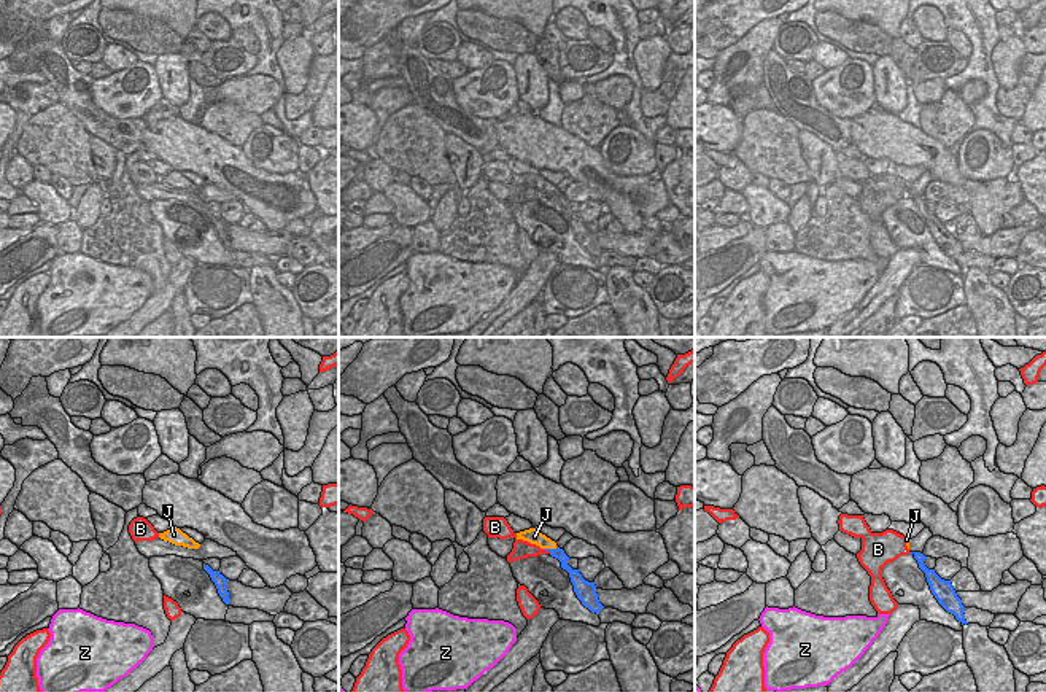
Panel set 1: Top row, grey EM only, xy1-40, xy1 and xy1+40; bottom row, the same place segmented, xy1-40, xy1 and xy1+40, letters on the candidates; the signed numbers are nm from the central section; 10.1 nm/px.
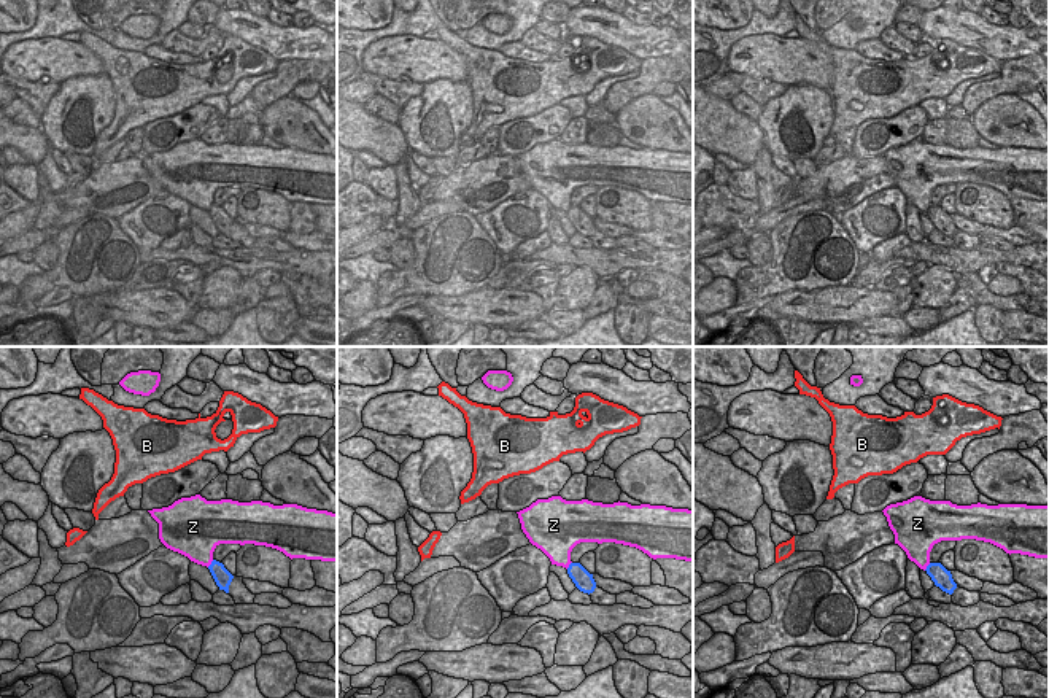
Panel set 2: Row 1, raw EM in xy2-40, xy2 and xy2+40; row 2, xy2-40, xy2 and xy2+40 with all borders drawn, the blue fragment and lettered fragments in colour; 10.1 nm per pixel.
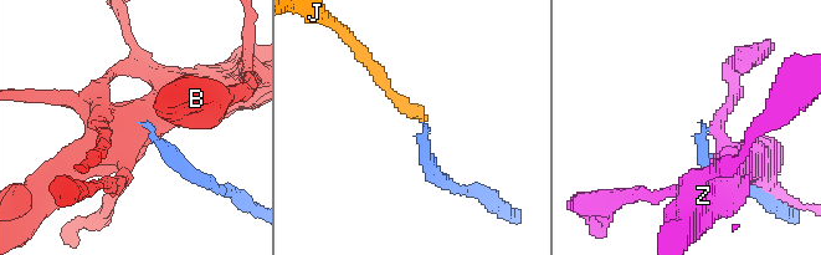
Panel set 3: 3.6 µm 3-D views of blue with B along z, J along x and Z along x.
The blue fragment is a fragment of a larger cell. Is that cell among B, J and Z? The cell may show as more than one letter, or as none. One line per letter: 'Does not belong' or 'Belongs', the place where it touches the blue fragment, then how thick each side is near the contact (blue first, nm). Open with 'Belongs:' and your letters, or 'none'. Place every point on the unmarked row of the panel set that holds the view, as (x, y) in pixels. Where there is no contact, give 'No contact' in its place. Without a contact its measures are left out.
Belongs: J
B: Does not belong. Touches blue at xy1 (547, 194). Thickness 100 nm (blue) against 190 nm
J: Belongs. Touches blue at xy1 (550, 193). Thickness 100 nm (blue) against 160 nm
Z: Does not belong. Touches blue at xy2-40 (212, 207). Thickness 180 nm (blue) against 340 nm

